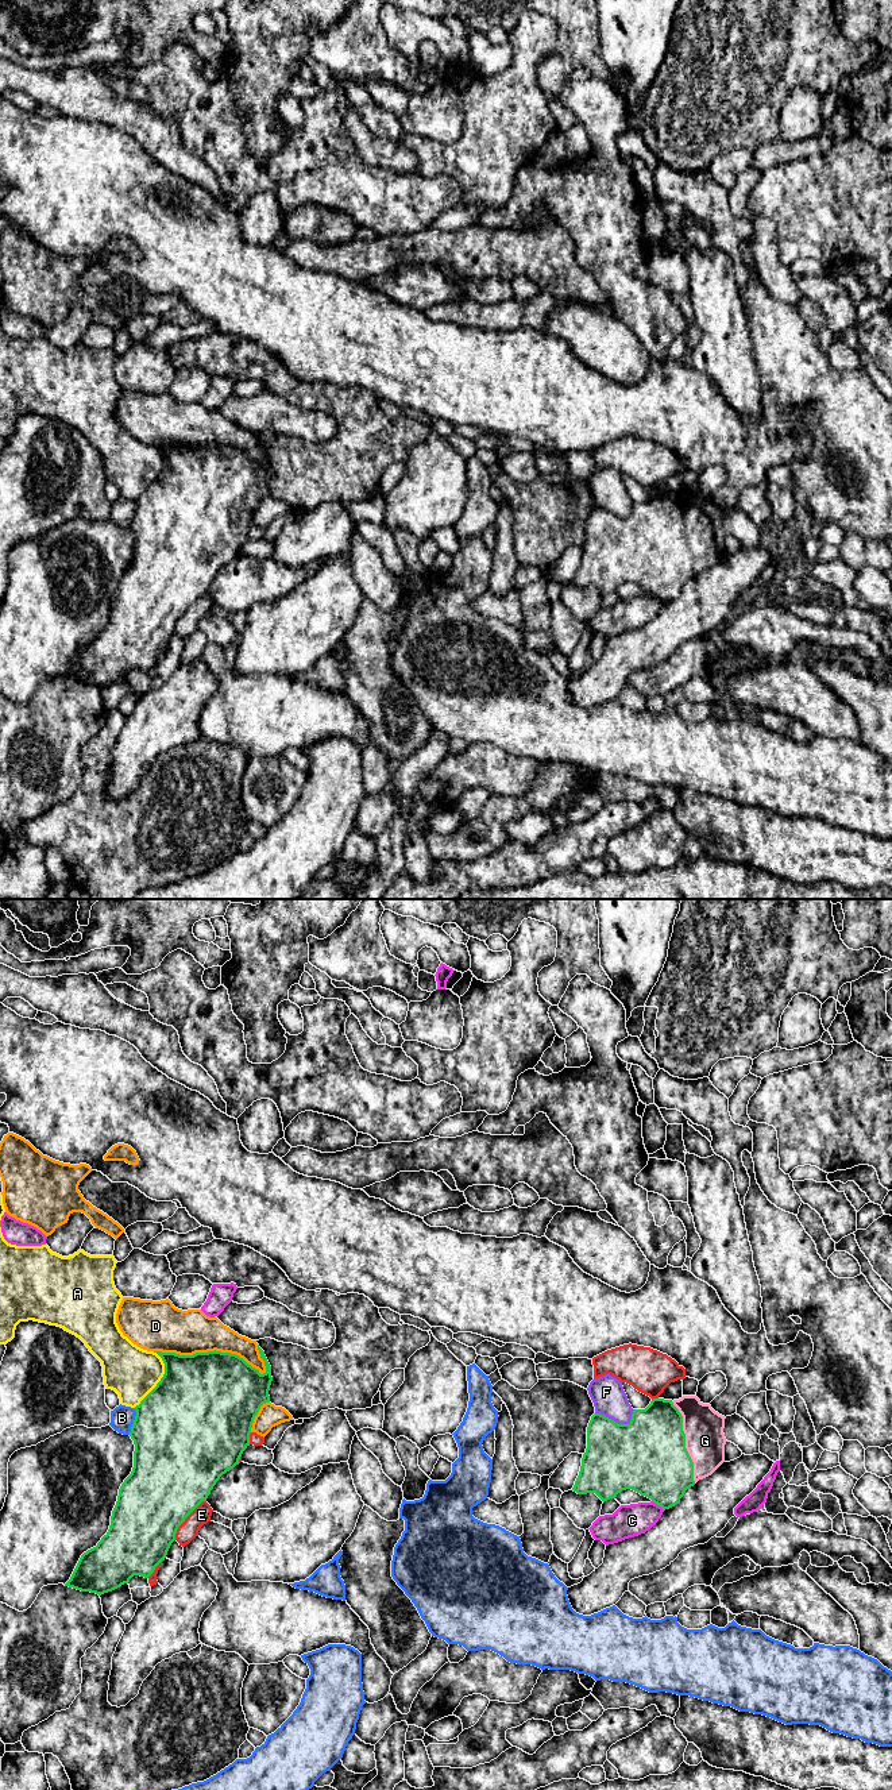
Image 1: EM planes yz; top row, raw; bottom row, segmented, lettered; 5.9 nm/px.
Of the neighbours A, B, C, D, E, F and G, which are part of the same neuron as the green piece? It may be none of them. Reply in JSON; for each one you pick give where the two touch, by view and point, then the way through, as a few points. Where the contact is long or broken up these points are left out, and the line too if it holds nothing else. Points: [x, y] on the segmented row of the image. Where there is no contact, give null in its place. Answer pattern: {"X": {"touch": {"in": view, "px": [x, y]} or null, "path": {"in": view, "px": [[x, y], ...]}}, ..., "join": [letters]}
{"G": {"touch": {"in": "yz", "px": [684, 1442]}}, "join": ["G"]}

